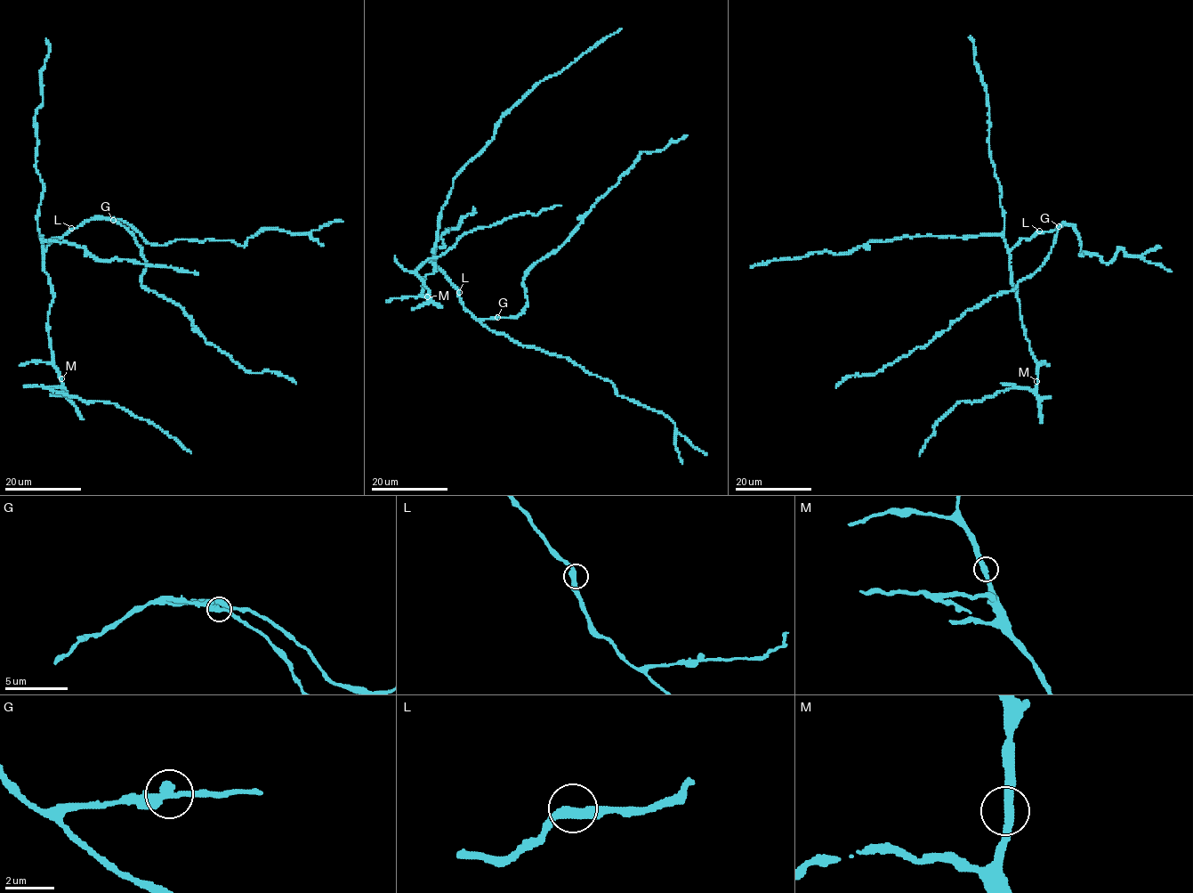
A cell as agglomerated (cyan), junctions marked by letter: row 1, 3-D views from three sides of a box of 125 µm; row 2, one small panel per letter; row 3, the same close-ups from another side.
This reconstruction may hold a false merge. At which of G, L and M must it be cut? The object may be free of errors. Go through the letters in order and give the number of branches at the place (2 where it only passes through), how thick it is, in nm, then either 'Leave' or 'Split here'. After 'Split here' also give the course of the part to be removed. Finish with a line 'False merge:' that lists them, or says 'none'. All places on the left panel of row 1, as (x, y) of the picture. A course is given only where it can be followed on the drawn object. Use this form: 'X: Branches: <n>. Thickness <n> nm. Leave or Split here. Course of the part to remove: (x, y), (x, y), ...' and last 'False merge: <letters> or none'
G: Branches: 2. Thickness 360 nm. Leave
L: Branches: 2. Thickness 400 nm. Leave
M: Branches: 2. Thickness 360 nm. Leave
False merge: none

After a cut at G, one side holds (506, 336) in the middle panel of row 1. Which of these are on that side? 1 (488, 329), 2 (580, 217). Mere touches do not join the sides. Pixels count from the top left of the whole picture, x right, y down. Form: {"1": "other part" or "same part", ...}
{"1": "same part", "2": "other part"}

